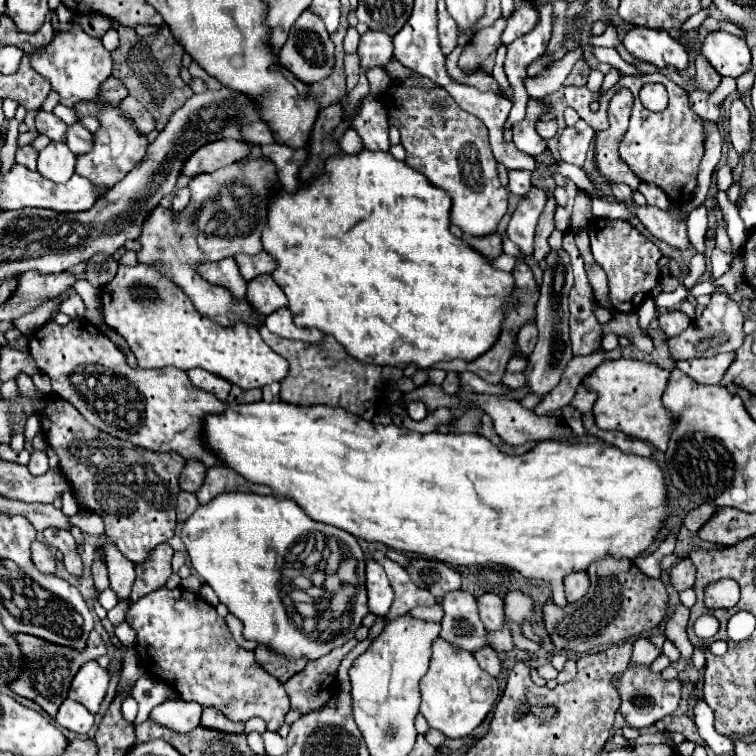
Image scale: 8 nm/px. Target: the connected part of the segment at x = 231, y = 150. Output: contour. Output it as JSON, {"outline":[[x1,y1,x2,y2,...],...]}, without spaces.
{"outline":[[216,140,212,144,204,144,188,158,188,164,184,164,184,172,180,176,194,176,202,172,214,172,222,166,234,164,236,160,244,158,250,152,250,148,244,142,238,140]]}

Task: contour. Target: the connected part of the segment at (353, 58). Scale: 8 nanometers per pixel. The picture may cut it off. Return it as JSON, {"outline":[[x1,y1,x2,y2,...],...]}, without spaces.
{"outline":[[346,54,344,66,346,66,346,76,348,76,348,90,352,90,358,84,358,70,360,70,358,56,356,54]]}

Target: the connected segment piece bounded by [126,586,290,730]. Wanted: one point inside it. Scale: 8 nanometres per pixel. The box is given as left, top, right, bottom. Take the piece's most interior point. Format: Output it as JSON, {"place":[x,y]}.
{"place":[180,639]}

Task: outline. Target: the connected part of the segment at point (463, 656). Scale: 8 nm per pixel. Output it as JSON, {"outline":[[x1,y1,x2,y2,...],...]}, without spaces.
{"outline":[[436,638,432,642,430,668,420,680,420,696,420,712,424,714,430,728,440,730,448,738,462,738,468,736,490,712,498,698,498,682,476,664,470,652]]}

